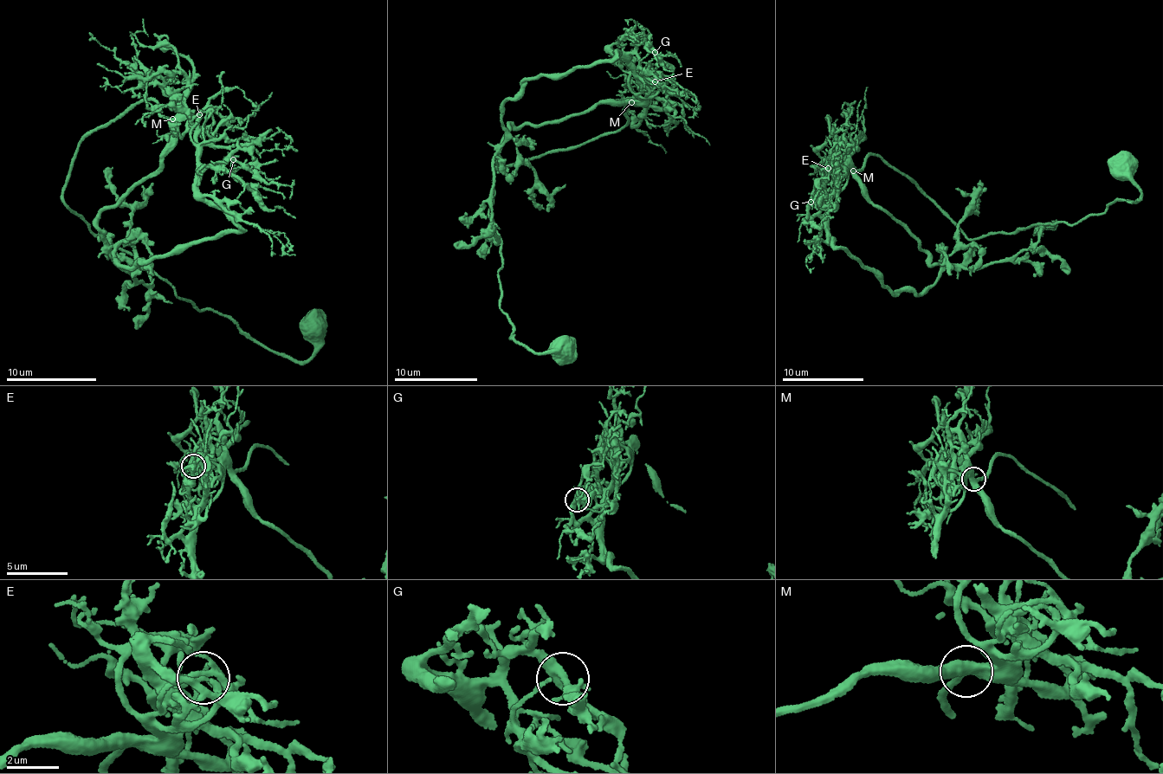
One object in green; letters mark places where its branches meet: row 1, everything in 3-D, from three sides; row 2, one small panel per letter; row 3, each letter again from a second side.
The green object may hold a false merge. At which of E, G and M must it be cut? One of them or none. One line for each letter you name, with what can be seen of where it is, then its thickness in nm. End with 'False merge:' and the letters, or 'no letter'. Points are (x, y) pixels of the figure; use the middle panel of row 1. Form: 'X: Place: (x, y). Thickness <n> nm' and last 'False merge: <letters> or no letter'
E: Place: (655, 81). Thickness 200 nm
False merge: E

